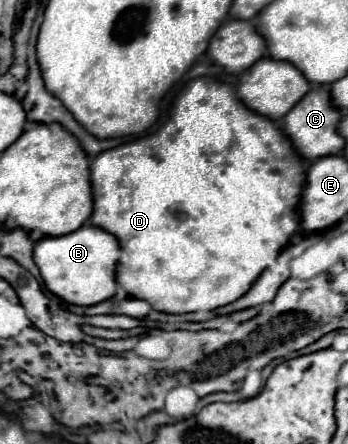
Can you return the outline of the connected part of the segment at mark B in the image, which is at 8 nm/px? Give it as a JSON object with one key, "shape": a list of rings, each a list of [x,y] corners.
{"shape":[[[91,223],[61,237],[43,237],[35,243],[33,251],[33,261],[39,267],[45,287],[71,305],[97,305],[113,297],[117,287],[115,265],[119,257],[121,247],[117,239]]]}

